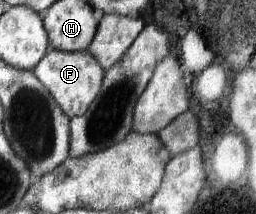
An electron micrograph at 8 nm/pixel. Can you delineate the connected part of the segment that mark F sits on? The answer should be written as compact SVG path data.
M53 49L32 71L52 93L61 110L72 119L84 116L91 108L93 100L99 94L105 70L89 50L70 53Z

